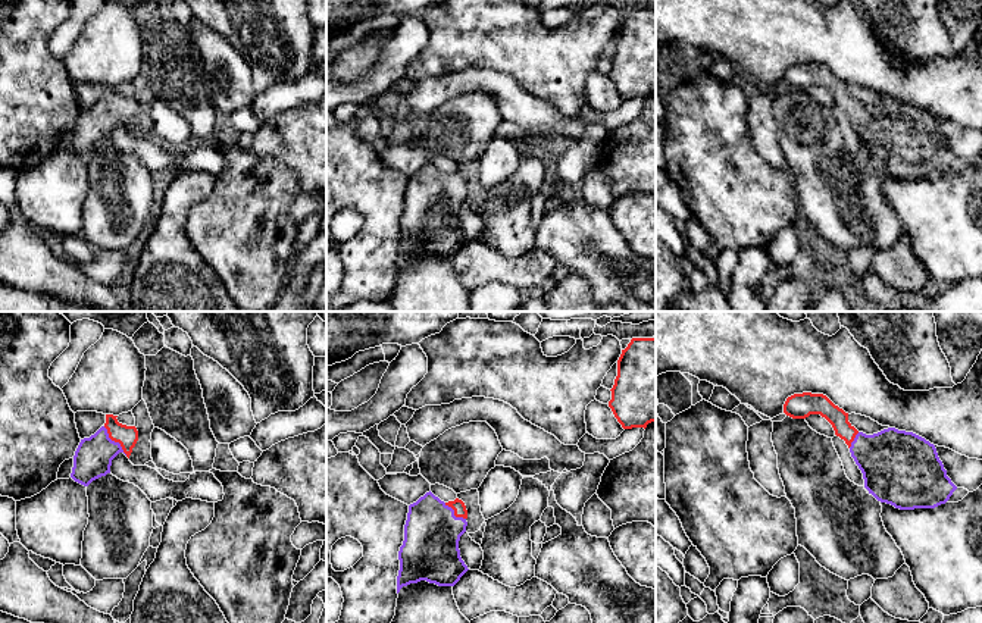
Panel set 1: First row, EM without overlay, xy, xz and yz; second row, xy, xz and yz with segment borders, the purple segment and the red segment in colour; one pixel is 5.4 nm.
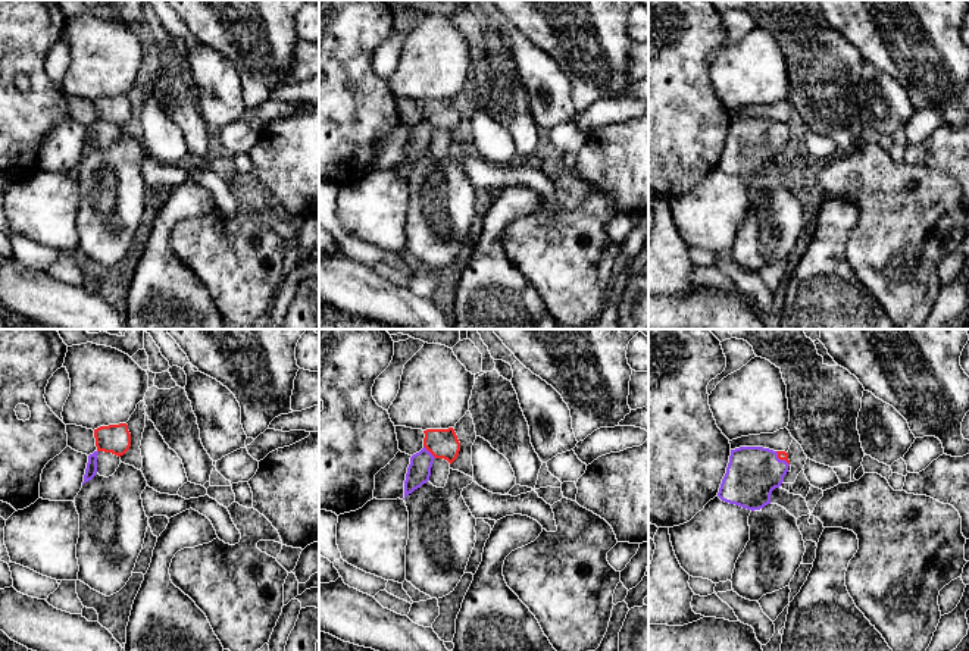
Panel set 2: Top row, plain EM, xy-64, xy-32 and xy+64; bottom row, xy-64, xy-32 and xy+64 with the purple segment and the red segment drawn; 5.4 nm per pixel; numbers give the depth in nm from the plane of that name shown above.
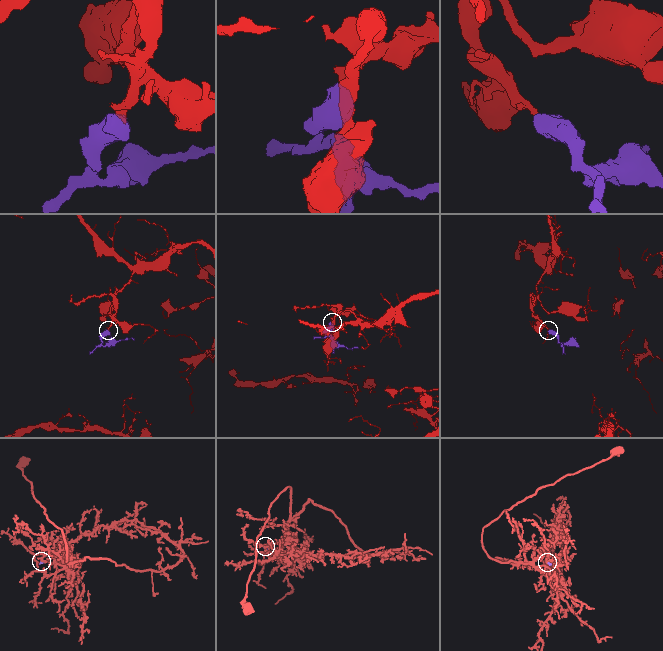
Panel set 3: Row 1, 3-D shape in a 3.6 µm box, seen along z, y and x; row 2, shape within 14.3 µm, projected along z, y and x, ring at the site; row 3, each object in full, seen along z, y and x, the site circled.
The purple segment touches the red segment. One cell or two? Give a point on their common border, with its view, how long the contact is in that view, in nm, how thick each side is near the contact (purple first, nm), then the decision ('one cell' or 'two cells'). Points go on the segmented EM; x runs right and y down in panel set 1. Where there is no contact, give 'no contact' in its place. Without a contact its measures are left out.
xy (113, 441) | 200 nm | 200/110 nm | one cell

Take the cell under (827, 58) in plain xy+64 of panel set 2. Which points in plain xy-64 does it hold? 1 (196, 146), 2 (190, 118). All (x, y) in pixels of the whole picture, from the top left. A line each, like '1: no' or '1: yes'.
1: yes
2: yes

